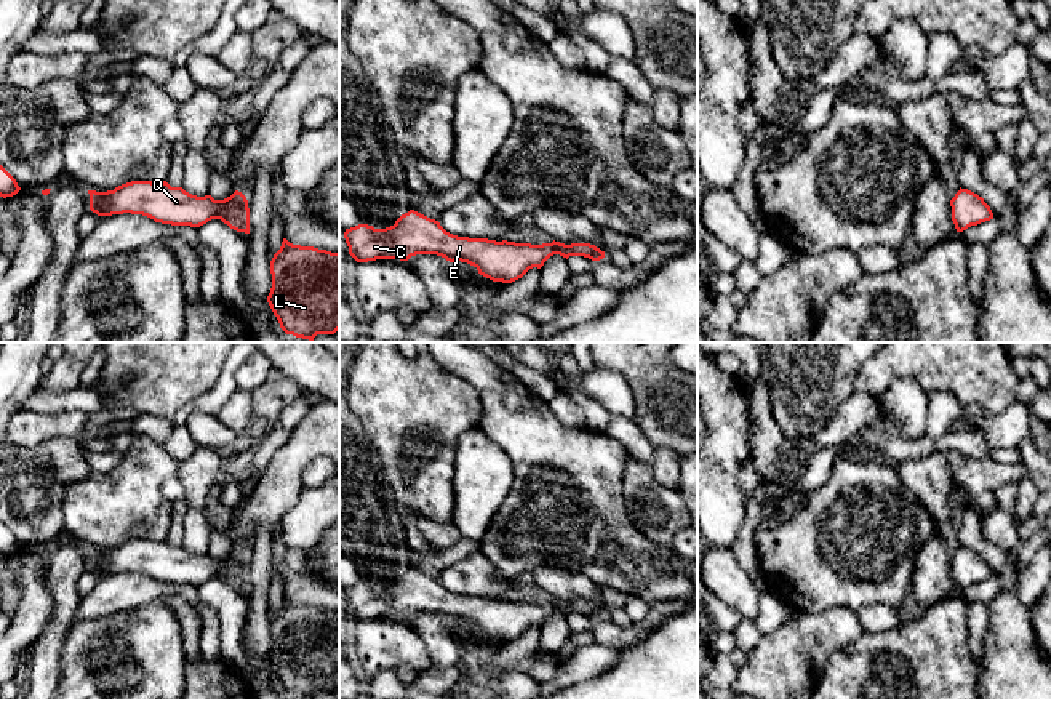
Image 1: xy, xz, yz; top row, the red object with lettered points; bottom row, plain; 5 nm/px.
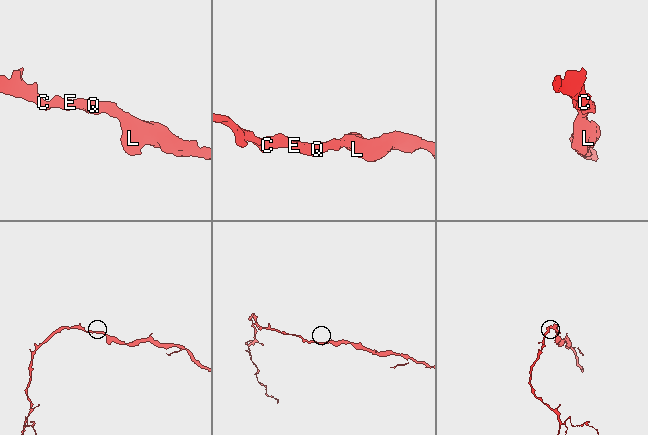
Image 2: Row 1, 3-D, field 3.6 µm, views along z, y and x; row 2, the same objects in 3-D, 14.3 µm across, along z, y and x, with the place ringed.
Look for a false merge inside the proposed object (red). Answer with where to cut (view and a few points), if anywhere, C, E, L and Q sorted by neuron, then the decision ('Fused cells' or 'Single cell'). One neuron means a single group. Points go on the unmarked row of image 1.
No split. Groups: C E L Q. Single cell

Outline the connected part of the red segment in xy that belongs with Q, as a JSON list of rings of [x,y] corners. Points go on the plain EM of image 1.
[[[131,539],[107,551],[88,549],[90,568],[98,575],[142,573],[155,581],[200,586],[221,578],[237,591],[250,592],[250,567],[246,555],[235,549],[224,559],[211,554],[197,555],[166,539]]]

